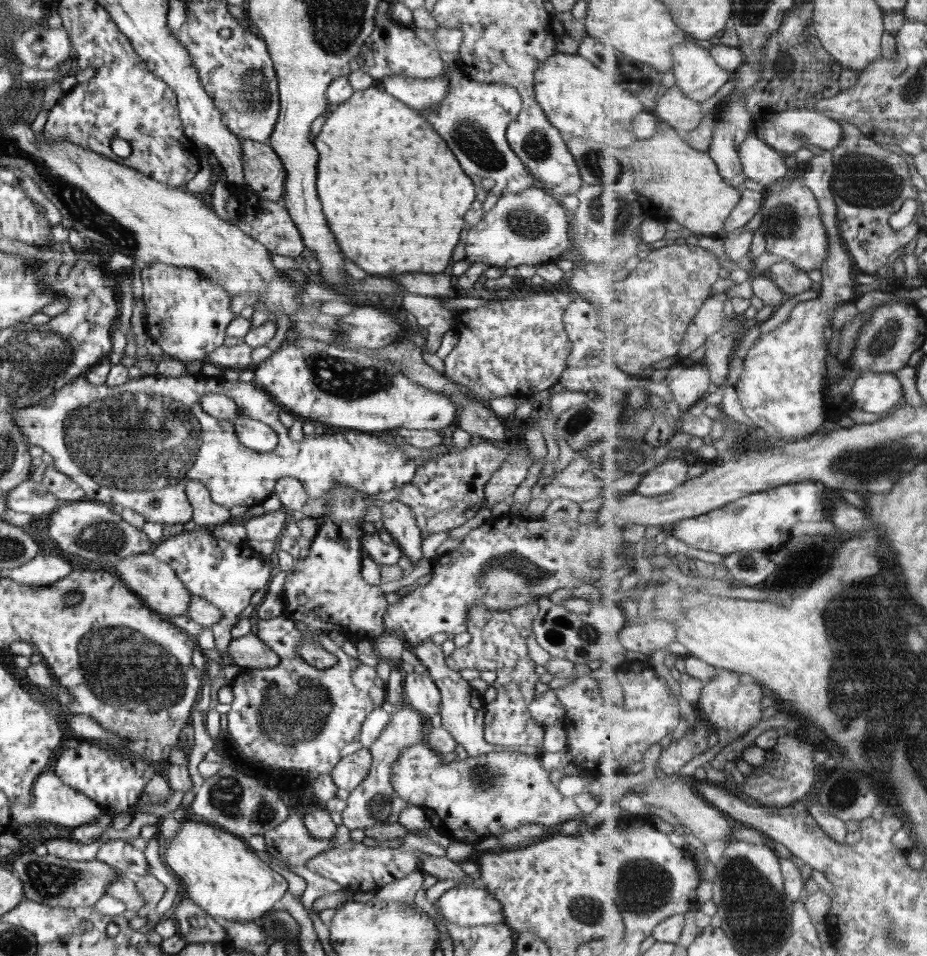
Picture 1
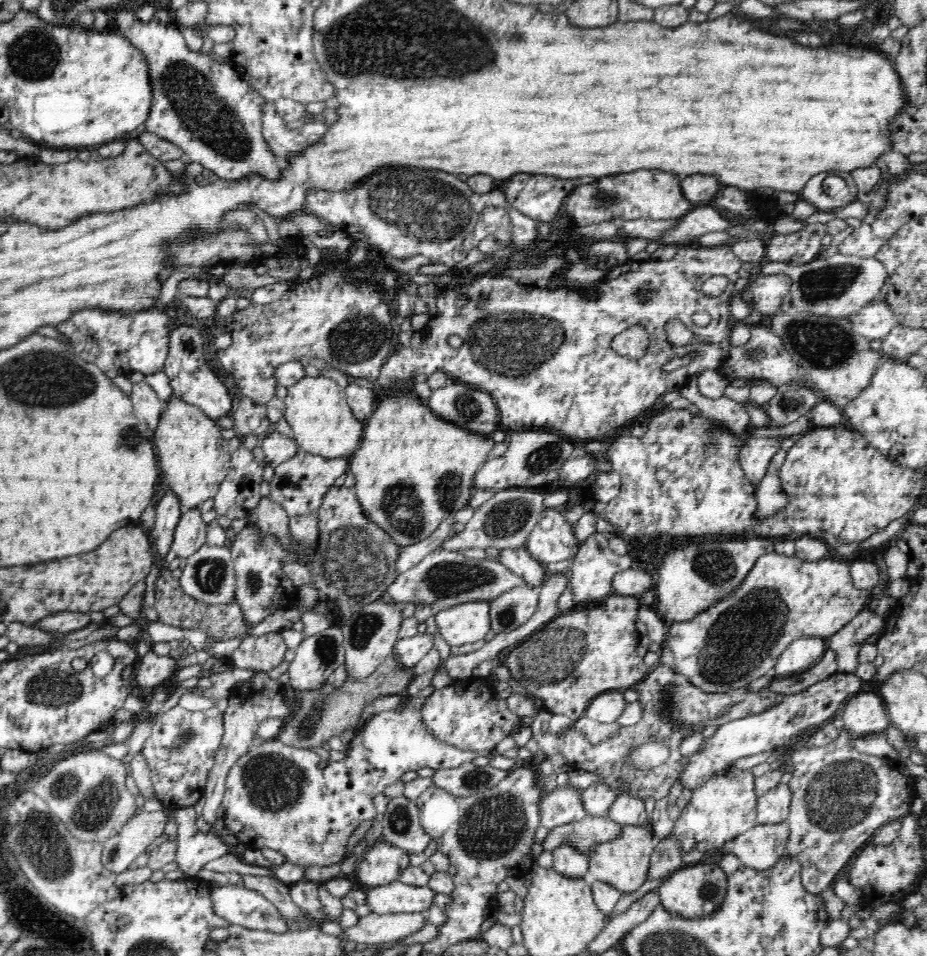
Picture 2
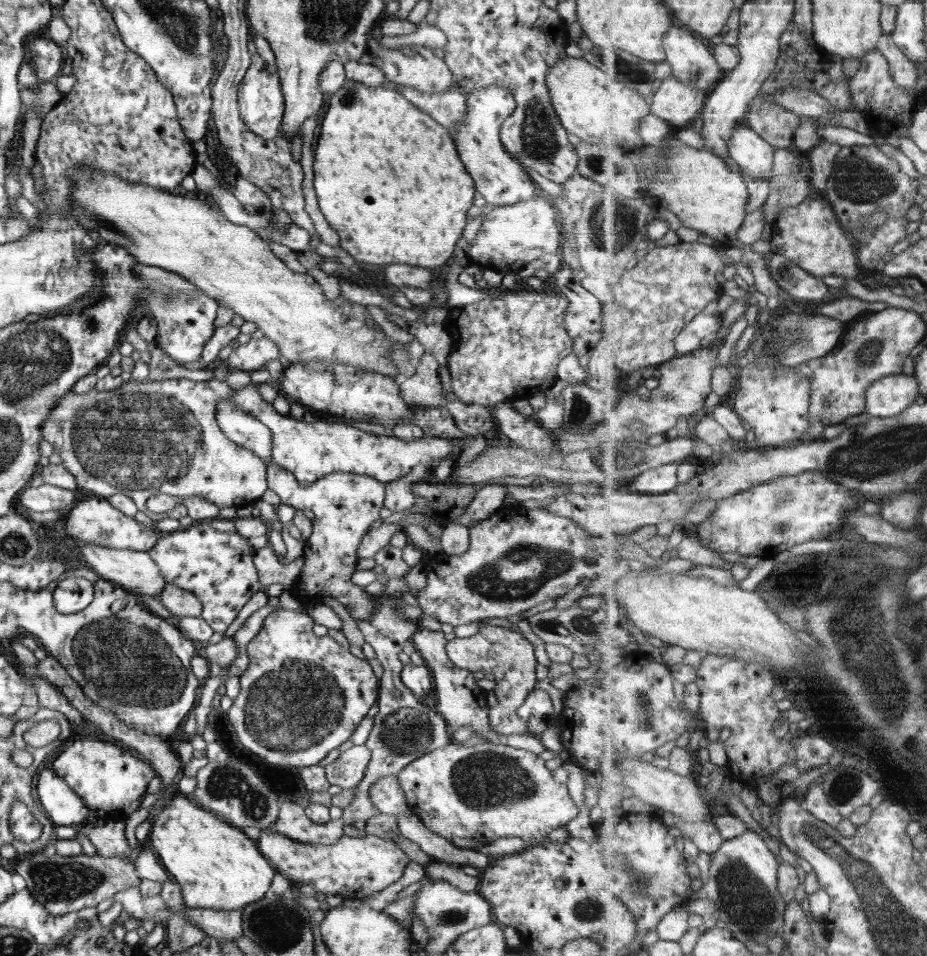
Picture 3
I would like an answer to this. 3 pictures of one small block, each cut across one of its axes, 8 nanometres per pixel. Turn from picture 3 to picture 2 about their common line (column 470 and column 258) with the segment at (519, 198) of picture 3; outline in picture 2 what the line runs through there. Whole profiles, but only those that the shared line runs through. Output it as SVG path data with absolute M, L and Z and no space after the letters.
M128 7L116 12L110 30L128 38L146 58L152 82L152 106L146 118L145 130L172 142L180 148L185 158L212 171L216 176L234 182L248 174L257 174L268 180L278 180L282 168L280 161L271 152L262 132L262 106L266 101L252 86L240 79L230 64L220 64L213 51L203 54L188 49L180 28L173 21L170 9L156 11L150 22L141 22Z

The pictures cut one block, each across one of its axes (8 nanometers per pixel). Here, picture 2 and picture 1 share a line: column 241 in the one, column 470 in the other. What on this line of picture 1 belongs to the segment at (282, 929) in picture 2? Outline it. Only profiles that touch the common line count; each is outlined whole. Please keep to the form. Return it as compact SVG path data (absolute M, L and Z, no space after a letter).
M481 885L456 886L442 894L436 904L448 923L476 926L504 921L500 901L492 891Z

